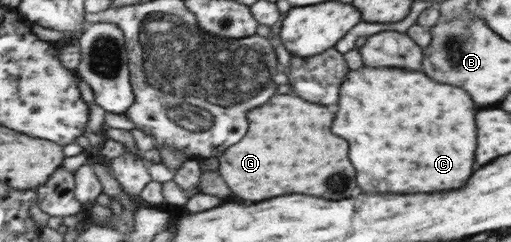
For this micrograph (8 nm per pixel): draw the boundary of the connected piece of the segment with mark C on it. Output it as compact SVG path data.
M360 68L350 72L350 78L342 82L342 102L338 102L334 134L350 142L350 162L354 162L354 170L358 170L358 188L362 192L432 194L456 190L470 178L476 148L474 112L476 106L464 90L432 82L422 72L406 72L398 68Z

